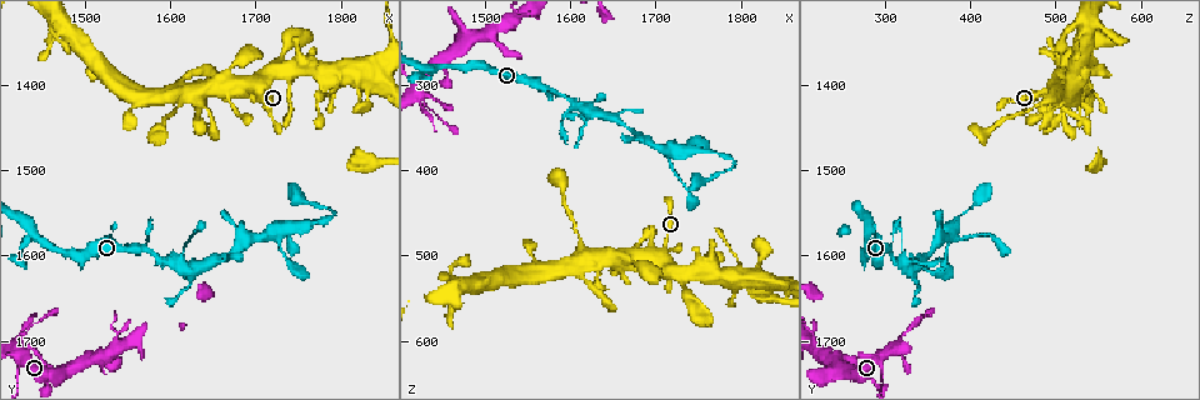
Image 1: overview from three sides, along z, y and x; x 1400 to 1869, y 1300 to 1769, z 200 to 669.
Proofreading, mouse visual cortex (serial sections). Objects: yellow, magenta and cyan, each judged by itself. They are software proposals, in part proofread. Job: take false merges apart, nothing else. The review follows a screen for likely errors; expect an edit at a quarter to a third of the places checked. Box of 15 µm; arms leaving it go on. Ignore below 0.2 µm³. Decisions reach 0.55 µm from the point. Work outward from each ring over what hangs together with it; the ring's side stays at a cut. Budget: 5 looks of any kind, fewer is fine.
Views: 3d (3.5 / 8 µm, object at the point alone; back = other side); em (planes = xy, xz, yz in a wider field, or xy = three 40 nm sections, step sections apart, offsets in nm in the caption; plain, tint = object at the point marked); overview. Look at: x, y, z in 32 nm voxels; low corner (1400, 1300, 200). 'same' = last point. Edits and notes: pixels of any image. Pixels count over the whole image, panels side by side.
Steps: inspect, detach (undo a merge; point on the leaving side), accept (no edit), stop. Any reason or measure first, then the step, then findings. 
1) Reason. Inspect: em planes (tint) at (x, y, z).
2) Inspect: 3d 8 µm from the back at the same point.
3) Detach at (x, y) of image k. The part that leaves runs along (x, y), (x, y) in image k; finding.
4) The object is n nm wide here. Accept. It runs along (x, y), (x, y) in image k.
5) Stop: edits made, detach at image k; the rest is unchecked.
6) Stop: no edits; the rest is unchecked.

Inspect: 3d 3.5 µm at (1620, 1415, 490).

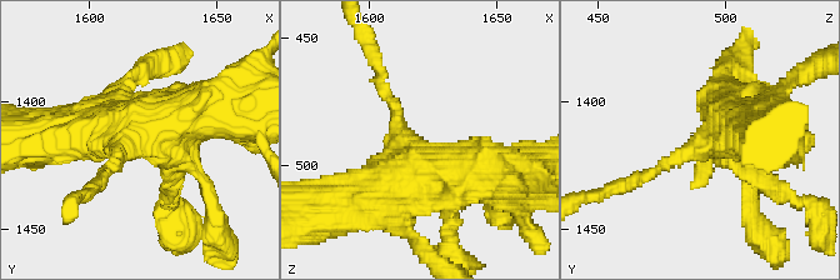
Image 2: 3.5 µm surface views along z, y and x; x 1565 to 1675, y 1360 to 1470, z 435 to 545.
Inspect: em planes (tint) at (1618, 1415, 495).

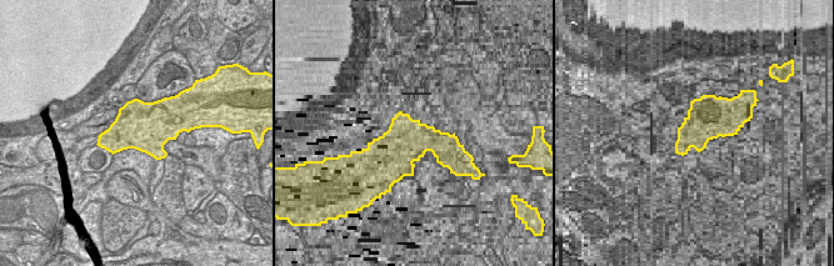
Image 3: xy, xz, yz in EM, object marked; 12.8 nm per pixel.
Cut it another way. Inspect: em xy step 3 (tint) at the same point.

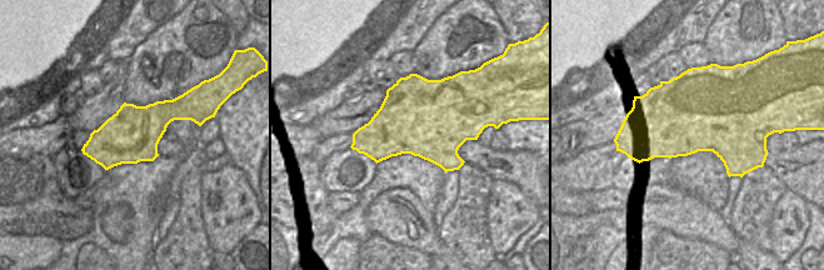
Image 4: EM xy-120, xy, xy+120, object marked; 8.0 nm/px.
The object is 650 nm wide here. Accept. It runs along (495, 173), (408, 170), (338, 209) in image 2; one cell here.

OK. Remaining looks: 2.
A narrow waist. Inspect: 3d 8 µm at (1470, 1595, 280).

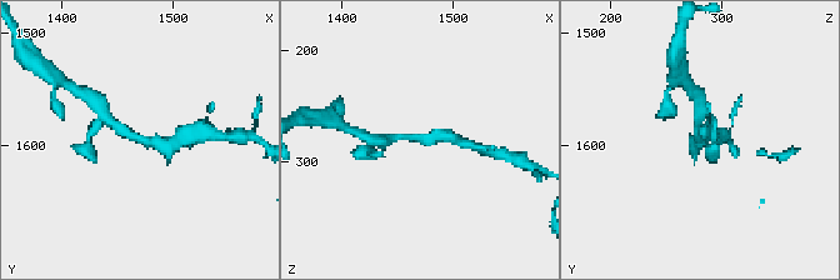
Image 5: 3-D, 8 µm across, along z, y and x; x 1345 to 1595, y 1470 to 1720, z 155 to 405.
The arms are 250, 350 nm wide; now the EM. Inspect: em planes (tint) at (1470, 1598, 280).

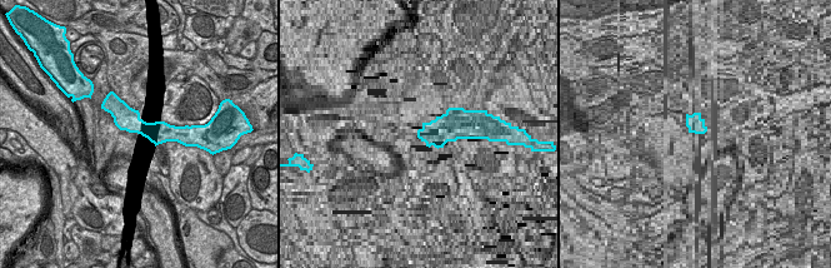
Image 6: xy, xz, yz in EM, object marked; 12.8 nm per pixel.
Accept. It runs along (174, 143), (139, 141), (110, 120) in image 5; all the same cell.

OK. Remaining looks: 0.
Stop: no edits; the rest is unchecked.

